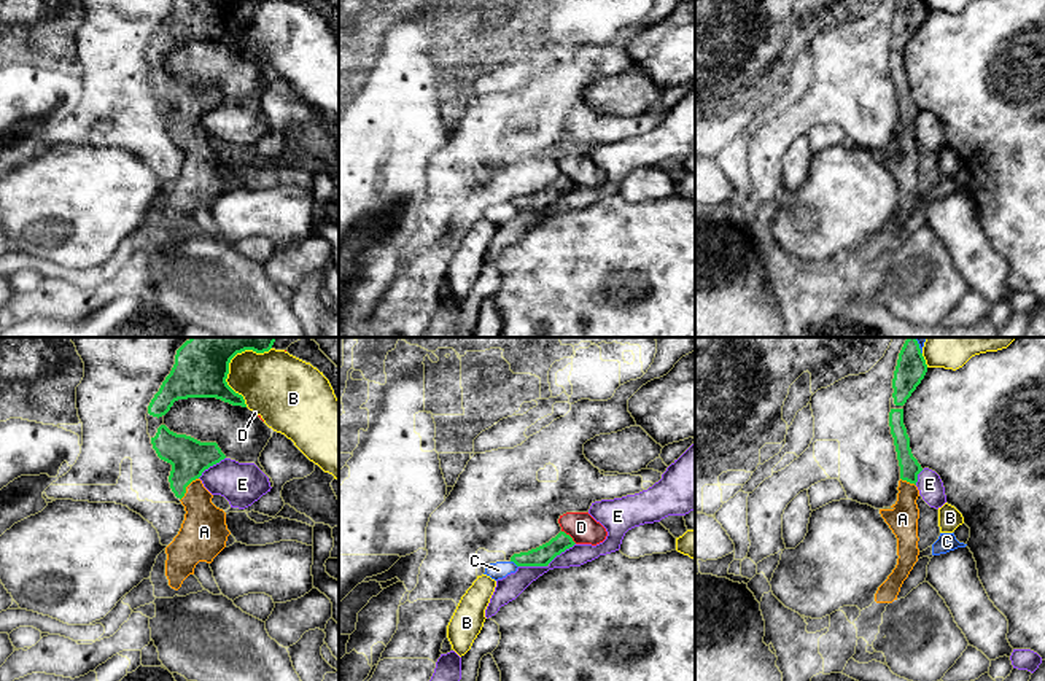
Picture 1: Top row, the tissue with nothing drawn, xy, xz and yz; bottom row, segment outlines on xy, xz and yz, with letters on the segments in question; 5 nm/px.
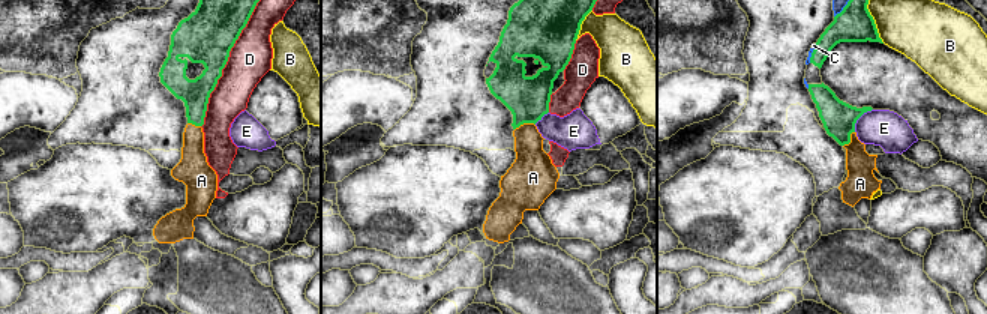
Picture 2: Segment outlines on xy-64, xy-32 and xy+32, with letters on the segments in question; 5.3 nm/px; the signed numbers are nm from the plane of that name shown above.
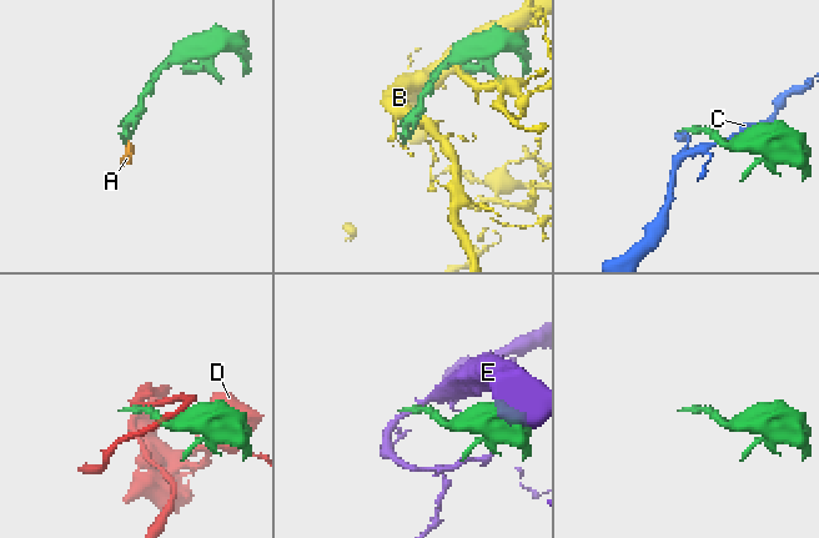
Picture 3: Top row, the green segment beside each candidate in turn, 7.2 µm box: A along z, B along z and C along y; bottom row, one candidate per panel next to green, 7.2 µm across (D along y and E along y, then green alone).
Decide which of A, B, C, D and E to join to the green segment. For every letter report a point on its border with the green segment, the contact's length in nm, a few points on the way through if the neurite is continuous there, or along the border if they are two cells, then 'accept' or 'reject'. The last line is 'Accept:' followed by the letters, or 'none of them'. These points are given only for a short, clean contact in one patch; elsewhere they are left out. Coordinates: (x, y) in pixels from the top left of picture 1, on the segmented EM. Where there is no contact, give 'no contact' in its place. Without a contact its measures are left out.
A: meets green in xy at (185, 489); contact 150 nm long; runs through xy (188, 457), (185, 489), (198, 501), (204, 532); accept
B: meets green in xy at (228, 365); contact 340 nm long; reject
C: meets green in xz at (514, 562); contact 50 nm long; reject
D: meets green in xz at (570, 537); contact 100 nm long; reject
E: meets green in xz at (546, 565); contact 320 nm long; border along xz (574, 543), (546, 565), (519, 567); reject
Accept: A

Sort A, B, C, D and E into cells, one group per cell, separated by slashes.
A / B / C / D / E

